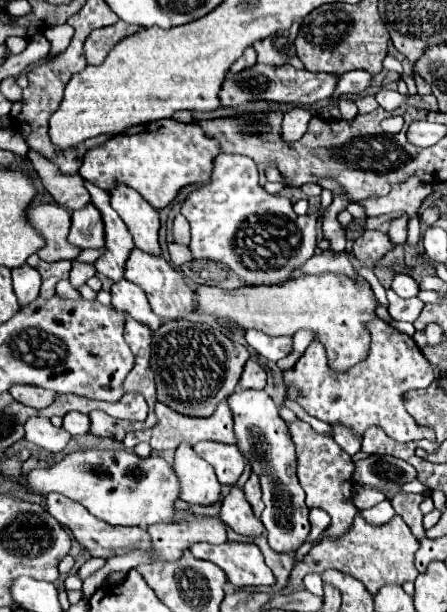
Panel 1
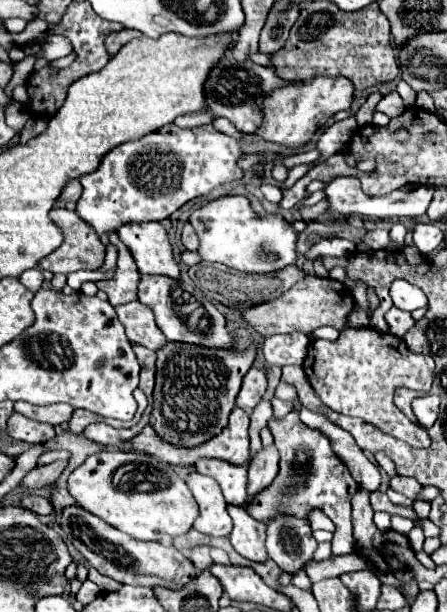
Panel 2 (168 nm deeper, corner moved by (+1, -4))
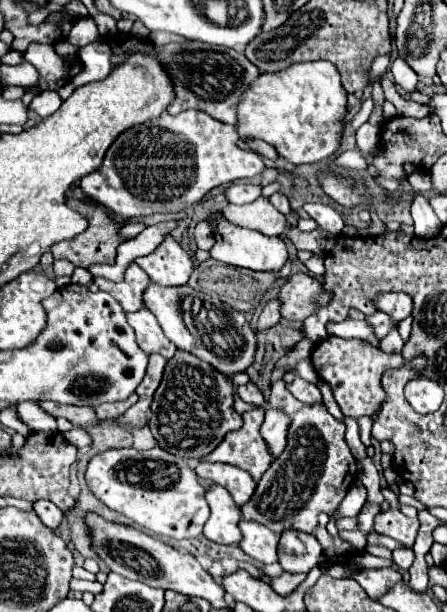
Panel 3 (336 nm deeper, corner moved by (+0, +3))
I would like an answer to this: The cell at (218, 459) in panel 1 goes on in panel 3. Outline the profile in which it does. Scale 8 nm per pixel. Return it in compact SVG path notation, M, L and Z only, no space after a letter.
M200 462L196 466L196 474L200 478L222 484L230 492L230 496L234 498L234 502L238 506L248 502L250 496L254 494L254 488L256 488L256 482L250 474L246 474L242 468L234 468L234 466L228 466L228 464Z

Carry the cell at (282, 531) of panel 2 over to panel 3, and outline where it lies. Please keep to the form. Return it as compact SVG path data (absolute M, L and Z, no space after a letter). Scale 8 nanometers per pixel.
M288 528L280 534L278 542L278 562L286 572L304 572L318 566L322 558L322 546L314 534L306 534Z

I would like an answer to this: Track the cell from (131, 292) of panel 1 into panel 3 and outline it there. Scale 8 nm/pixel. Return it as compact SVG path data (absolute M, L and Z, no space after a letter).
M136 310L136 312L128 312L126 314L128 324L134 328L136 332L136 342L138 346L146 352L146 354L162 354L164 358L172 358L176 352L176 346L162 334L160 324L156 322L156 316L148 310Z

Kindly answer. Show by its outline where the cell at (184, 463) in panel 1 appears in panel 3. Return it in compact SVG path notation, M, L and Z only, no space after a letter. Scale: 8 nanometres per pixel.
M212 484L206 488L206 502L212 512L204 524L204 536L218 544L238 544L242 540L238 530L240 508L230 498L230 492L220 484Z

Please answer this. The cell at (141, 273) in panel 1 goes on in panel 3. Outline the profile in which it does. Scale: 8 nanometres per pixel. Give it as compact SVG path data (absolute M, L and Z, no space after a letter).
M150 282L150 286L144 290L144 306L152 310L166 338L174 342L176 348L196 354L198 358L210 362L216 370L222 370L230 376L244 372L252 364L256 352L256 338L244 314L238 316L238 312L226 310L222 304L214 304L208 294L198 292L188 284L160 286L156 282Z

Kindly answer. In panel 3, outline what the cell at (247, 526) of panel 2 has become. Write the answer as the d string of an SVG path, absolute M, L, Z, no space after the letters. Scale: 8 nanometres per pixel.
M240 520L240 548L254 560L262 564L272 564L276 562L276 546L278 546L278 536L268 530L264 524L254 522L254 520Z

